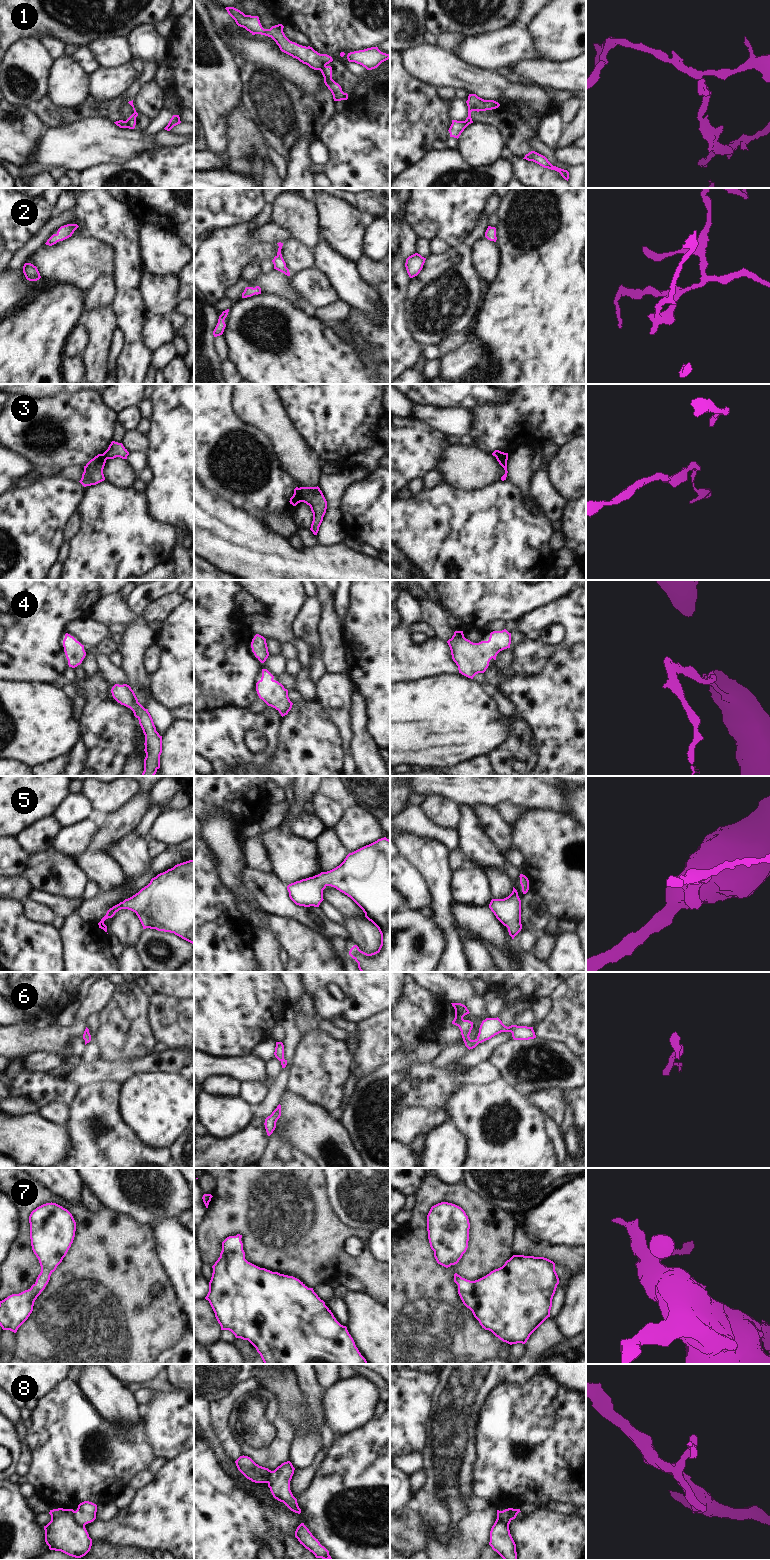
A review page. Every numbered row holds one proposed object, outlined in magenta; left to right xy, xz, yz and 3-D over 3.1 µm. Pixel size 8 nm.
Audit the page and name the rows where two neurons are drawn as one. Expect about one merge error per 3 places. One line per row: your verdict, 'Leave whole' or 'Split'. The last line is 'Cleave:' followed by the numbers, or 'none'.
1: Split
2: Leave whole
3: Split
4: Leave whole
5: Leave whole
6: Leave whole
7: Leave whole
8: Split
Cleave: 1, 3, 8.

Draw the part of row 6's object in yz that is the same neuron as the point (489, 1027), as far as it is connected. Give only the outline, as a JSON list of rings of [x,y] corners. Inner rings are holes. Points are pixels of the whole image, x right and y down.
[[[451,1003],[455,1009],[455,1018],[452,1024],[459,1027],[465,1046],[470,1050],[475,1048],[479,1043],[491,1039],[501,1032],[511,1032],[514,1040],[529,1040],[536,1038],[533,1027],[511,1025],[505,1026],[502,1021],[497,1018],[486,1018],[482,1021],[478,1036],[475,1040],[471,1040],[469,1035],[473,1028],[473,1022],[464,1020],[463,1017],[469,1014],[467,1007],[461,1003]]]

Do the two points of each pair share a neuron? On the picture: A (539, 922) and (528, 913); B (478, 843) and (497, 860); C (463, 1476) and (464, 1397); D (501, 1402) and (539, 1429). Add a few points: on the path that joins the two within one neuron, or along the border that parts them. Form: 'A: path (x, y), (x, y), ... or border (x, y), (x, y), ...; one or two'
A: path (536, 919), (531, 914); one
B: path (483, 848), (492, 857); one
C: path (462, 1456), (462, 1417); one
D: path (510, 1410), (514, 1410), (530, 1426); one

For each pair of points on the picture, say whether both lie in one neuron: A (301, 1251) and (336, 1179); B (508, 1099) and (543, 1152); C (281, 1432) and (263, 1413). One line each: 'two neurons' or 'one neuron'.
A: two neurons
B: one neuron
C: one neuron

